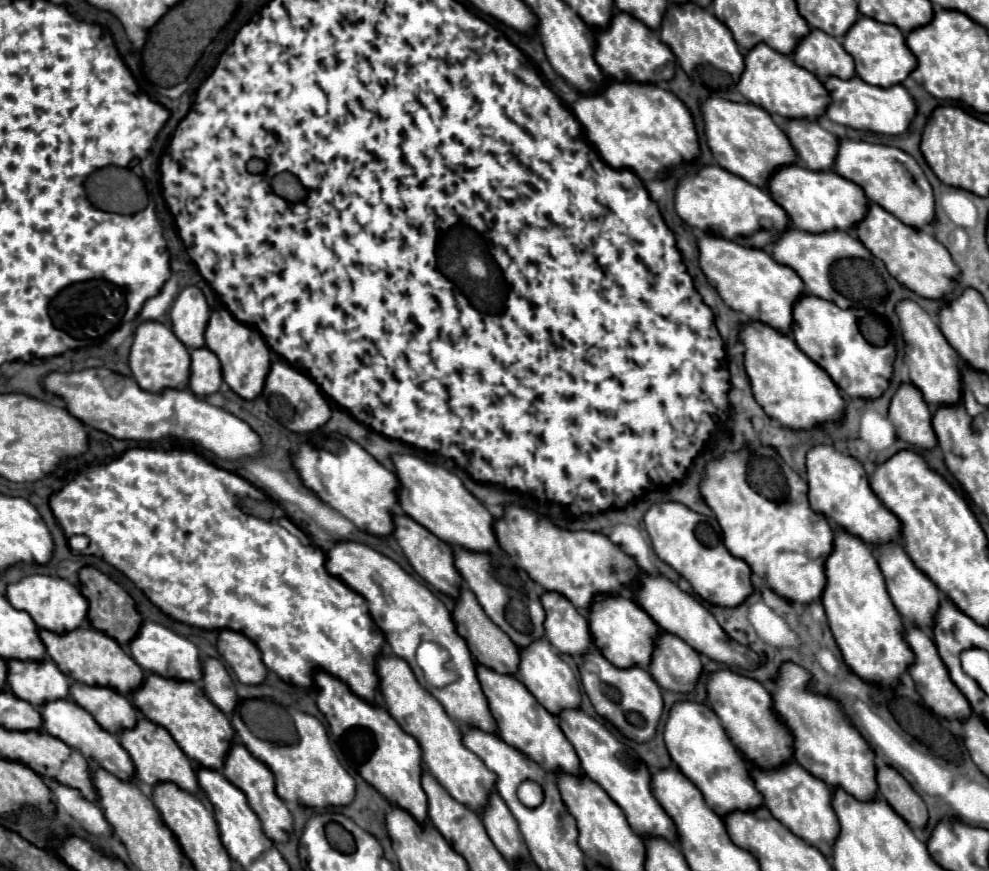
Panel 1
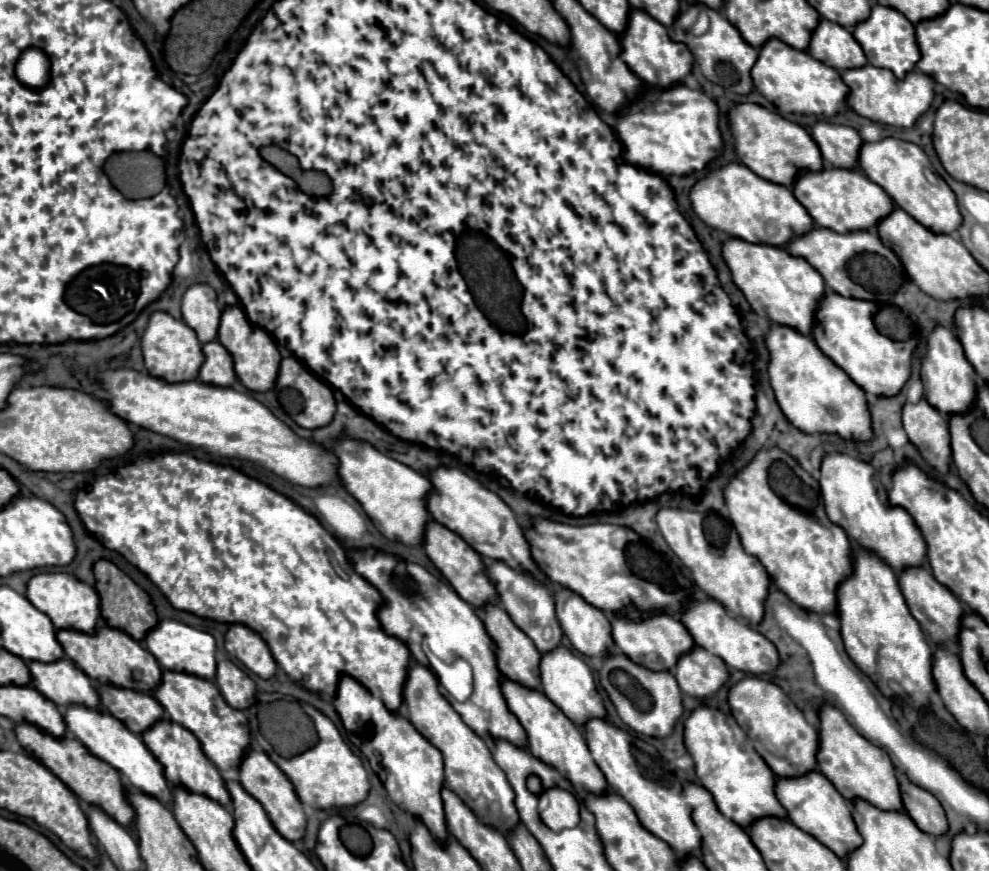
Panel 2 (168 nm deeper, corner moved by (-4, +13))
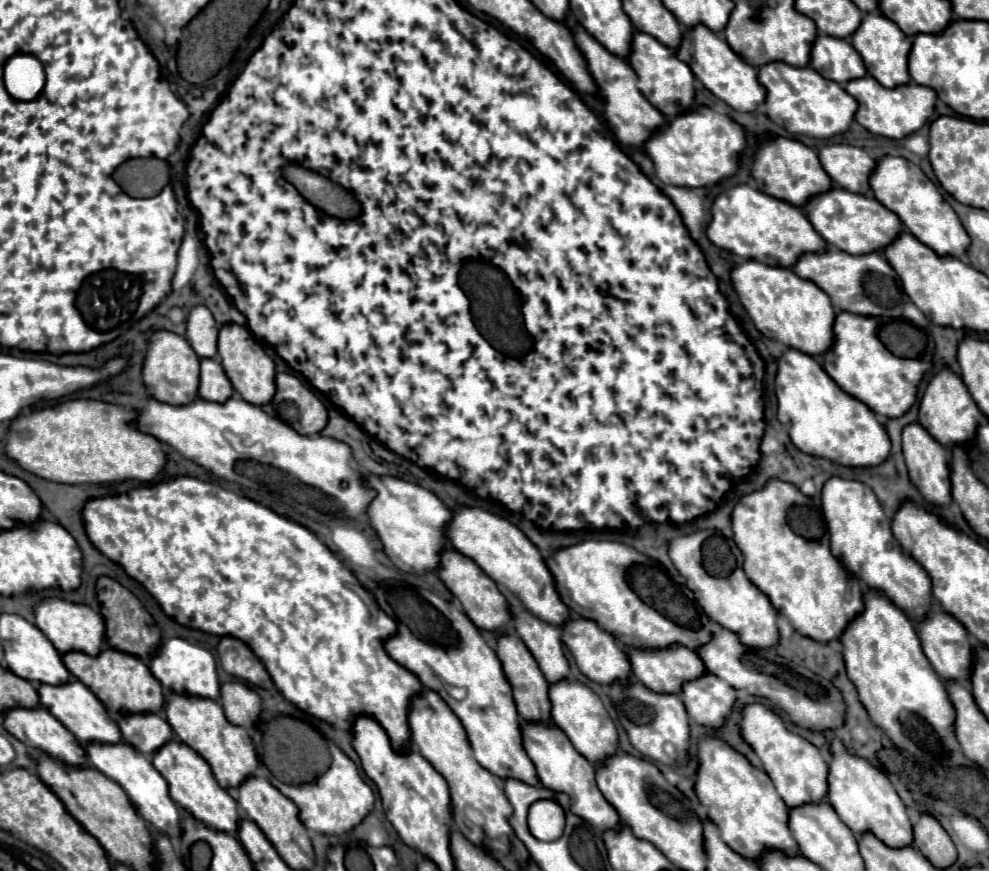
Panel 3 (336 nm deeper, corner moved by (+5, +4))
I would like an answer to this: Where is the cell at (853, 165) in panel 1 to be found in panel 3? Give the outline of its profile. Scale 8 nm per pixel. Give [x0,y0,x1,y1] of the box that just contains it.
[871,155,971,257]

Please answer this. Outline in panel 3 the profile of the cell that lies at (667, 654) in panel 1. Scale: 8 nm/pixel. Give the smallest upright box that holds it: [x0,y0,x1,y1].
[681,673,737,729]

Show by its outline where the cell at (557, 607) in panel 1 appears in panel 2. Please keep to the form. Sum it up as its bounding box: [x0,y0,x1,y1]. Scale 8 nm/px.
[554,588,612,656]

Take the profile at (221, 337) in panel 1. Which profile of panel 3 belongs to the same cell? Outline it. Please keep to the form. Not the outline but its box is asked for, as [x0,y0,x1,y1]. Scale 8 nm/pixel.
[219,323,275,405]

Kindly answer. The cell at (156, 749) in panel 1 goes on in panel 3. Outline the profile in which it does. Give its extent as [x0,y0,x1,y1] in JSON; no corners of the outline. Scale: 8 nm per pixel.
[153,739,239,835]

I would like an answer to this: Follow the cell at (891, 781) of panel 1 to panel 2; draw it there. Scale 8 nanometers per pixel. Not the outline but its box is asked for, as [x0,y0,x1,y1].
[900,776,948,836]

